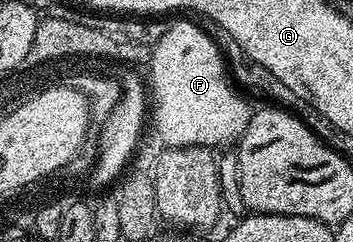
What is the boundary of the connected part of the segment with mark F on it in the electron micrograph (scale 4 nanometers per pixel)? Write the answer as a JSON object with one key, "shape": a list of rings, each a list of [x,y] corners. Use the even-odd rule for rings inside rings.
{"shape":[[[175,21],[163,34],[159,37],[159,42],[155,45],[155,50],[151,53],[151,79],[149,77],[149,97],[153,102],[153,115],[155,111],[155,129],[154,132],[162,141],[164,146],[175,146],[177,148],[188,148],[190,145],[201,145],[204,147],[226,146],[226,141],[234,142],[236,139],[243,136],[245,127],[251,122],[253,112],[252,106],[247,106],[247,101],[243,97],[244,94],[229,80],[229,66],[223,60],[223,53],[219,50],[218,44],[210,35],[210,32],[205,28],[202,29],[199,25],[194,25],[191,21]]]}

